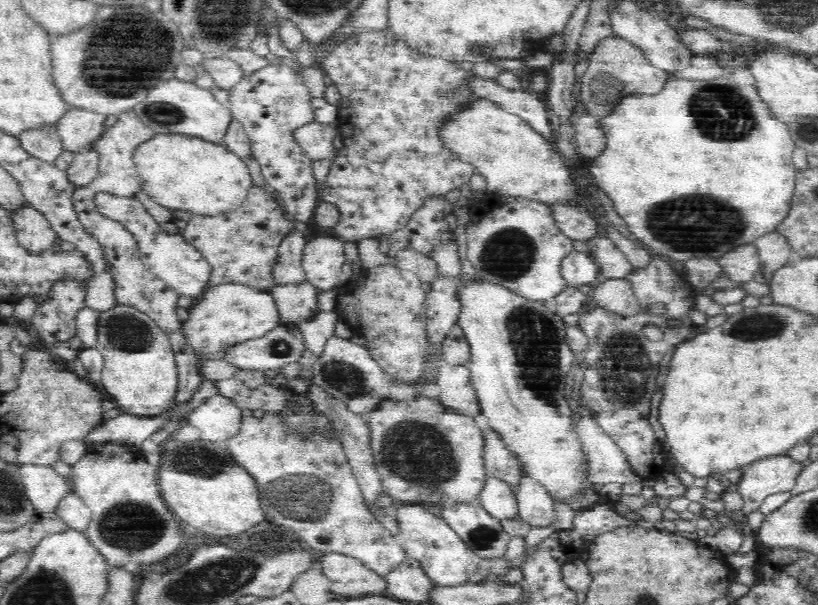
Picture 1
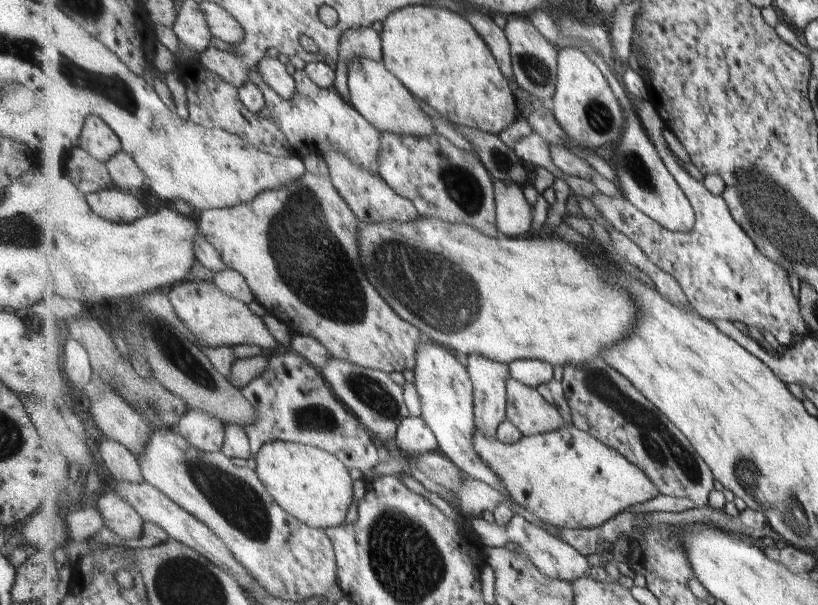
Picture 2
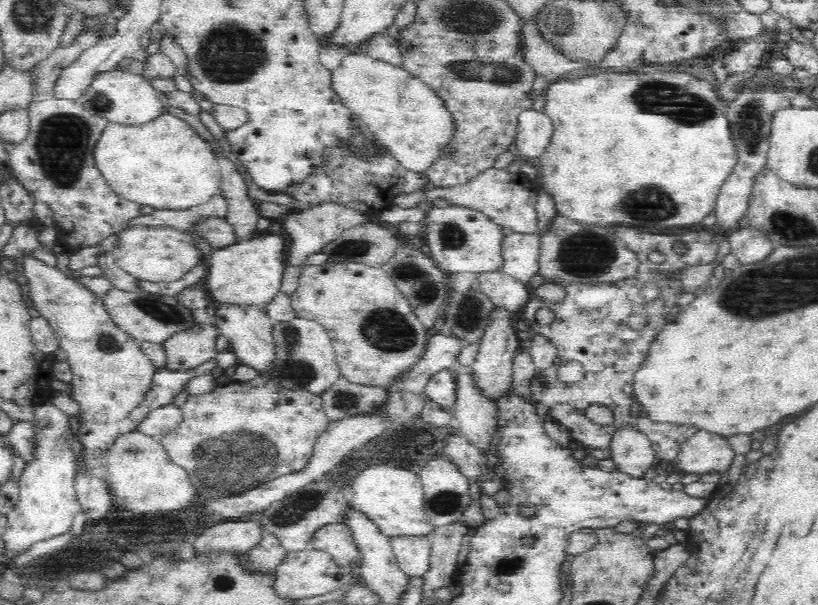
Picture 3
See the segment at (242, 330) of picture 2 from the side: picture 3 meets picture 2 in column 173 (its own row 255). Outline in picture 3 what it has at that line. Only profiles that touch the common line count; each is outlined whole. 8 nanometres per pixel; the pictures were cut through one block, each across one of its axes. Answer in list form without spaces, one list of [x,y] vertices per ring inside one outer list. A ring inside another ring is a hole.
[[[322,202],[308,208],[293,209],[284,216],[284,230],[290,239],[290,251],[286,254],[286,263],[300,264],[308,254],[320,252],[324,246],[338,238],[344,230],[353,226],[372,221],[374,214],[370,211],[360,211],[338,202]]]

